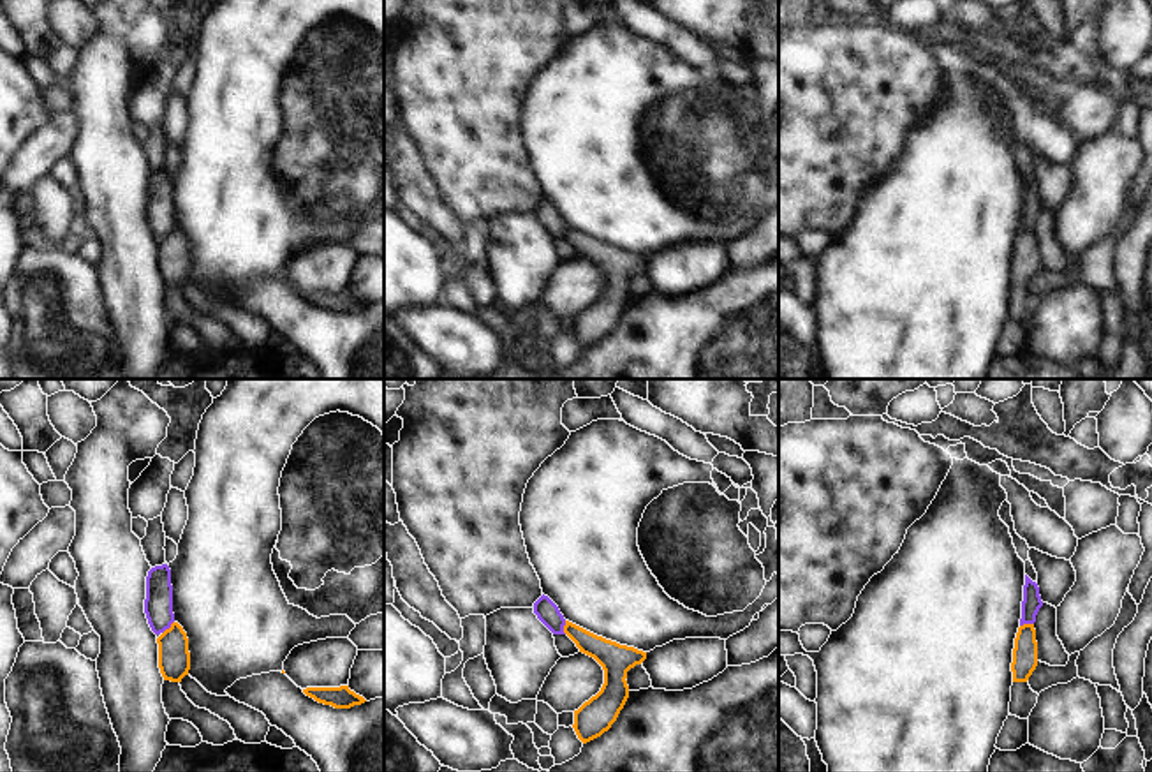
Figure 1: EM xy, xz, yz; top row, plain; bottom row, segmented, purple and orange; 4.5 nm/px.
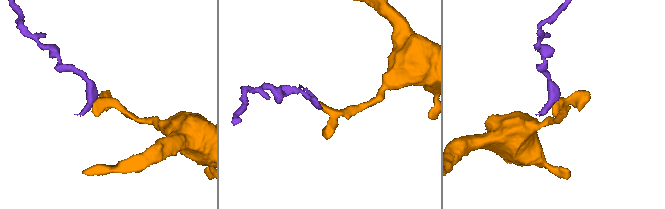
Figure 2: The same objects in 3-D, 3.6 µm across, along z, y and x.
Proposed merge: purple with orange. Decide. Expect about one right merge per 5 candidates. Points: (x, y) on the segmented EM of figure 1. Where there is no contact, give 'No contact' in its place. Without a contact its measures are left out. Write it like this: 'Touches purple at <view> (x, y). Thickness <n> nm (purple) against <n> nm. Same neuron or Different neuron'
Touches purple at xy (168, 628). Thickness 130 nm (purple) against 140 nm. Different neuron.

